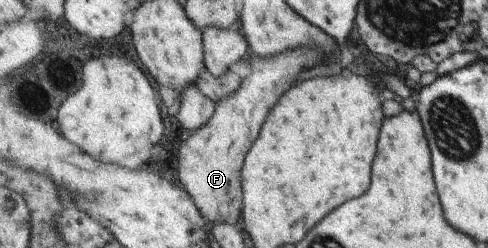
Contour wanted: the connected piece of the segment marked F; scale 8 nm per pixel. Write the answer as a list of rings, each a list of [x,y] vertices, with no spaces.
[[[294,48],[273,58],[259,58],[251,64],[251,74],[243,79],[237,94],[227,96],[216,104],[215,114],[207,126],[199,128],[179,149],[178,180],[207,217],[210,225],[234,224],[243,216],[242,170],[247,154],[261,134],[261,128],[279,98],[295,84],[303,70],[325,60],[323,50]]]

